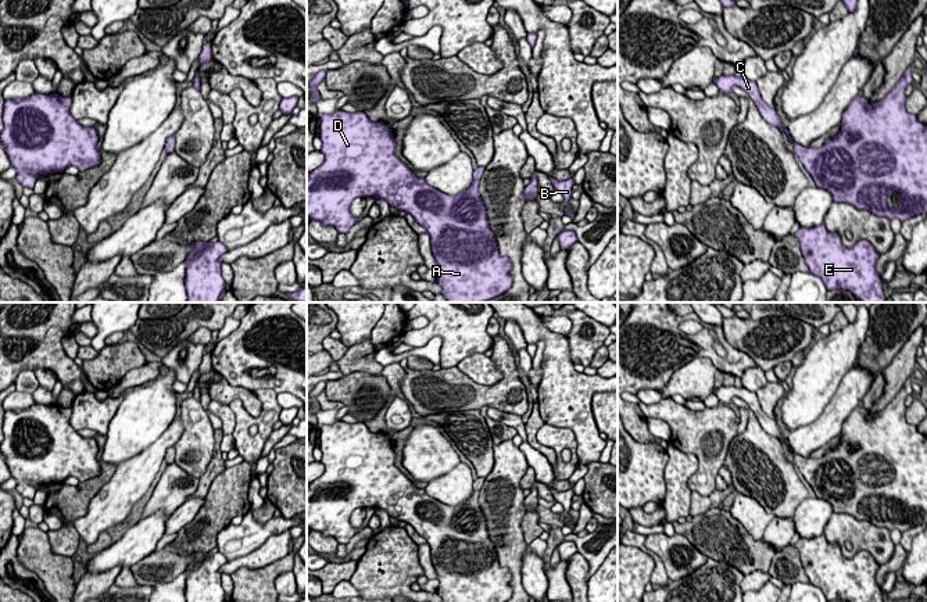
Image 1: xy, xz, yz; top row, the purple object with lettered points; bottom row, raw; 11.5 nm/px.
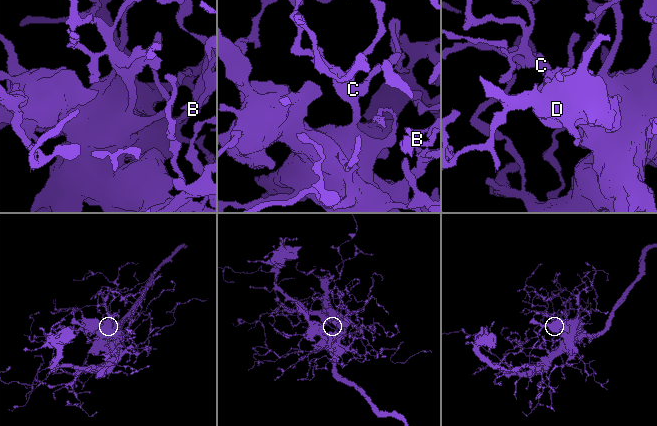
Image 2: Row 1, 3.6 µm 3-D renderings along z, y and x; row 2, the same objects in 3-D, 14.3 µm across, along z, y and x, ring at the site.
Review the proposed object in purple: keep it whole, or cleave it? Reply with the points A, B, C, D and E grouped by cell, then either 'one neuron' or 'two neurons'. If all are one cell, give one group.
groups A B C D E; one neuron

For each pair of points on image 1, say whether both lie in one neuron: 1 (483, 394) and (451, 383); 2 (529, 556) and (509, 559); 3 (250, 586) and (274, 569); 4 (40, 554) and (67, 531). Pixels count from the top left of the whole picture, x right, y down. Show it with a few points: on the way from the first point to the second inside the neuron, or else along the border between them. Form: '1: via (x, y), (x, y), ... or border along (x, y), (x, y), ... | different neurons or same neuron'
1: via (475, 394), (462, 394), (460, 391) | same neuron
2: border along (528, 547), (522, 555), (522, 587) | different neurons
3: via (256, 586), (268, 574) | same neuron
4: border along (46, 533), (50, 548), (57, 554), (70, 556) | different neurons

